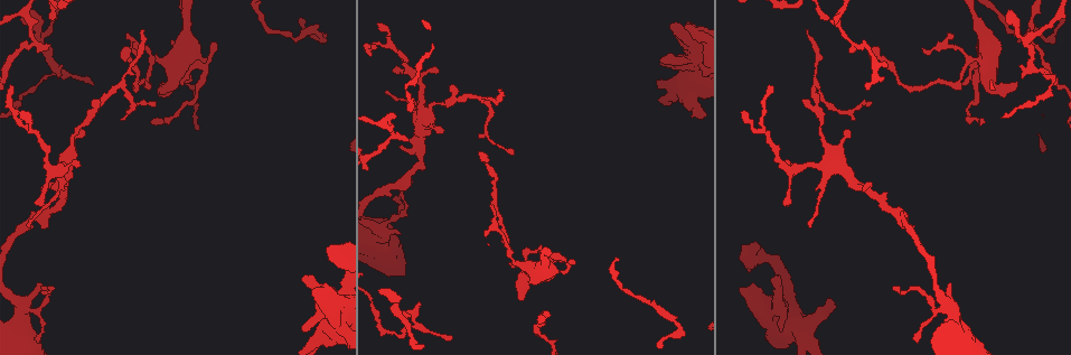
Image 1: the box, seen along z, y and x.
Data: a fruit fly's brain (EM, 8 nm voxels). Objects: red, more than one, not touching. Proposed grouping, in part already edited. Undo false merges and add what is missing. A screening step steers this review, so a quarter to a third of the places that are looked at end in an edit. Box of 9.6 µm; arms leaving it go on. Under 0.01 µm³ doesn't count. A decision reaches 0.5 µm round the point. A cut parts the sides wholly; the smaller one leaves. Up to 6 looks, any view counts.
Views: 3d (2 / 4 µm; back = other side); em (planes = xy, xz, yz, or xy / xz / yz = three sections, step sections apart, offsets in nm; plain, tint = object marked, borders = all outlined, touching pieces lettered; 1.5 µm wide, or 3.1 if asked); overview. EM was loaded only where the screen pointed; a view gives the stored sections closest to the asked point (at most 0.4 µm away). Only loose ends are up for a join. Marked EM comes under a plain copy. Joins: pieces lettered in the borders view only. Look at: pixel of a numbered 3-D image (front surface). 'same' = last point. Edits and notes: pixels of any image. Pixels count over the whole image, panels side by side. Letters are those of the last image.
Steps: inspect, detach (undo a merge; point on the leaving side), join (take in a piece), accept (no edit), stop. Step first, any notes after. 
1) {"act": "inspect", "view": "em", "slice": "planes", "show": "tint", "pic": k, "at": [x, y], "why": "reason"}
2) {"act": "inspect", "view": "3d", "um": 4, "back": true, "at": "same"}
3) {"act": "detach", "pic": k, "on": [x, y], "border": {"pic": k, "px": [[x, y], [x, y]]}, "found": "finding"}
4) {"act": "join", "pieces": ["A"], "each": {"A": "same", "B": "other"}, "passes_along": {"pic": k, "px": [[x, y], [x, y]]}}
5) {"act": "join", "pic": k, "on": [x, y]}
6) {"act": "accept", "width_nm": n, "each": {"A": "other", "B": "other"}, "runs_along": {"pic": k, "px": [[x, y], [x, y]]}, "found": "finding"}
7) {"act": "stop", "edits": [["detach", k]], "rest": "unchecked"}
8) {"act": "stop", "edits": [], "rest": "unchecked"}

{"act": "inspect", "view": "3d", "um": 2, "pic": 1, "at": [689, 27], "why": "stops while still wide"}

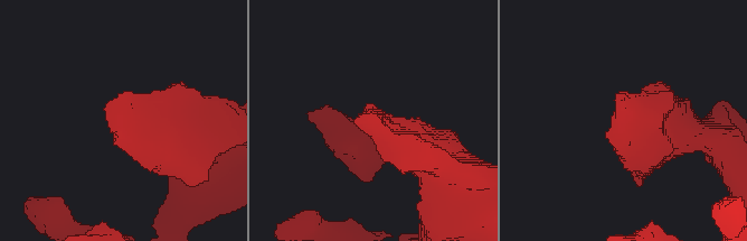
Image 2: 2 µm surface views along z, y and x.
{"act": "inspect", "view": "em", "slice": "planes", "show": "borders", "pic": 2, "at": [375, 122]}

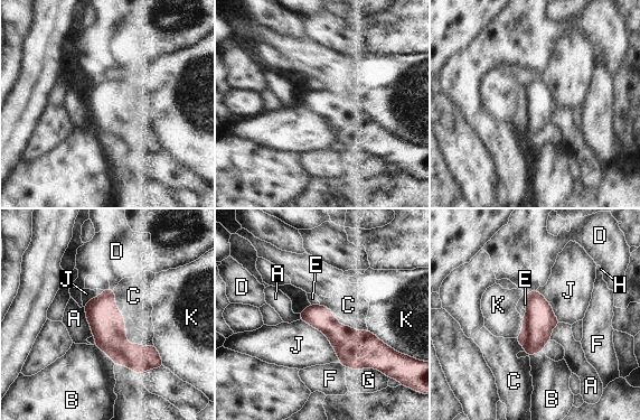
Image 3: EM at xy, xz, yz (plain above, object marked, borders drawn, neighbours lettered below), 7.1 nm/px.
{"act": "accept", "each": {"A": "other", "B": "other", "C": "other", "D": "other", "E": "other", "F": "other", "G": "other", "H": "other", "J": "other", "K": "other"}, "runs_along": {"pic": 3, "px": [[90, 304], [134, 356], [159, 364]]}, "found": "no lettered piece goes on from it"}

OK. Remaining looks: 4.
{"act": "inspect", "view": "3d", "um": 4, "pic": 1, "at": [412, 110], "why": "an open end"}

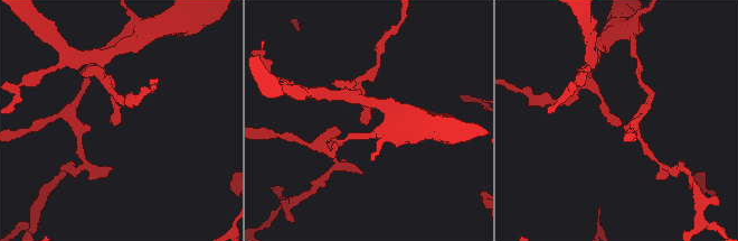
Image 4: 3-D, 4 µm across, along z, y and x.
{"act": "inspect", "view": "em", "slice": "yz", "step": 4, "show": "borders", "pic": 4, "at": [619, 126]}

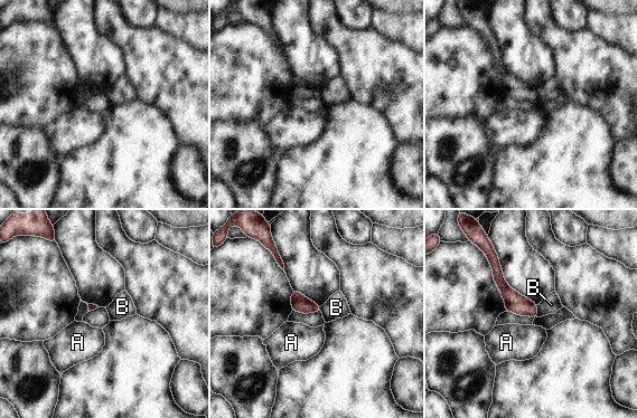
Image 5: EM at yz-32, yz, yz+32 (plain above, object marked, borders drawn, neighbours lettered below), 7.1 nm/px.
{"act": "inspect", "view": "em", "slice": "planes", "show": "borders", "at": "same"}

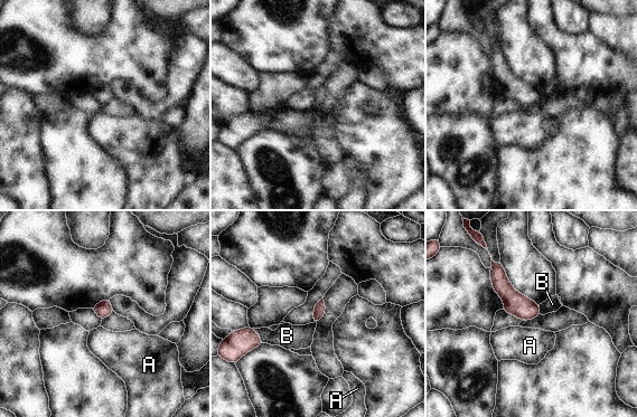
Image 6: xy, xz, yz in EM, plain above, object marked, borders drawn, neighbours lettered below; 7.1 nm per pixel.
{"act": "accept", "each": {"A": "other", "B": "other"}, "border": {"pic": 6, "px": [[252, 328], [263, 342]]}, "found": "none of them fits"}

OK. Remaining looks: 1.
{"act": "stop", "edits": [], "rest": "unchecked"}

